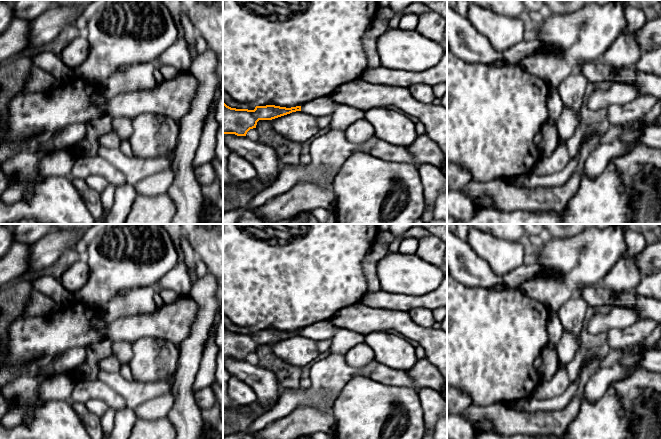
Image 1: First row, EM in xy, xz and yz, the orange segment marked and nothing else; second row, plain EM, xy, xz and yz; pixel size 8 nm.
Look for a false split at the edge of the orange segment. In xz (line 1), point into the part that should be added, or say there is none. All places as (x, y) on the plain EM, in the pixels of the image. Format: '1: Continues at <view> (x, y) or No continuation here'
1: No continuation here

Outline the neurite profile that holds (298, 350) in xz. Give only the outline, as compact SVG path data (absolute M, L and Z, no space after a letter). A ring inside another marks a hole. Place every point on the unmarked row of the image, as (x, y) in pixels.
M303 335L292 336L270 345L277 357L299 367L312 362L320 354L317 341Z

